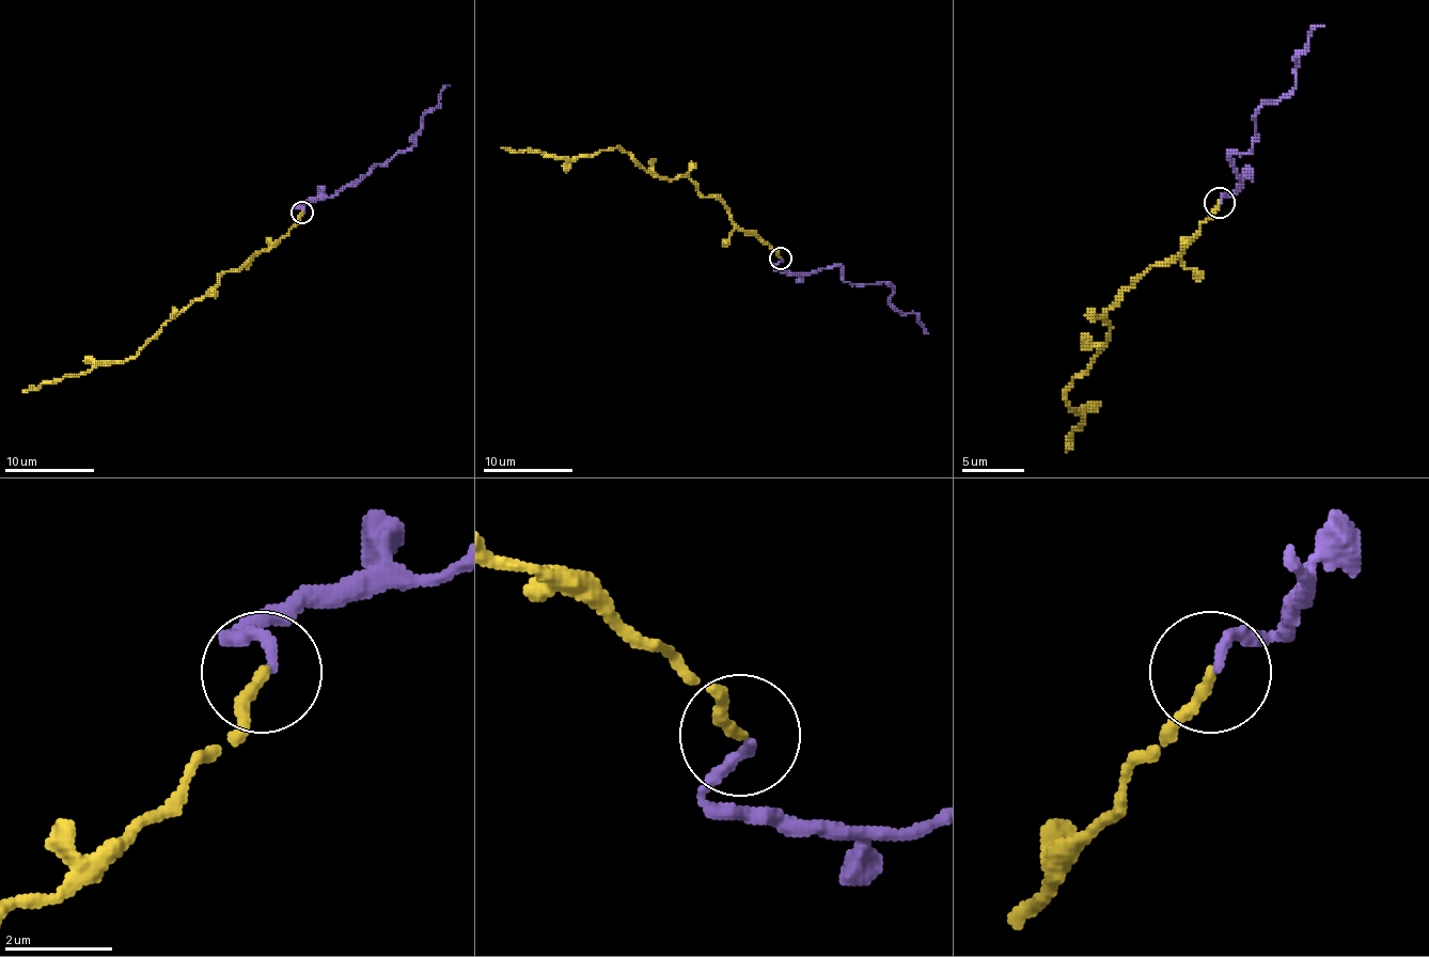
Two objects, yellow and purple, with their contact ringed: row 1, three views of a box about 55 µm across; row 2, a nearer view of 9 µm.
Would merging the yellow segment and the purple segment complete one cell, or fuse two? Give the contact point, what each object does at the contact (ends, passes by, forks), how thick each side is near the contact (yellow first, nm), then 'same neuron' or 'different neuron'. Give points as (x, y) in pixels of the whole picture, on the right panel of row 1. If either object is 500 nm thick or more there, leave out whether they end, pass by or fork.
place (1219, 202); yellow ends; purple ends; calibres 200 and 190 nm; same neuron

